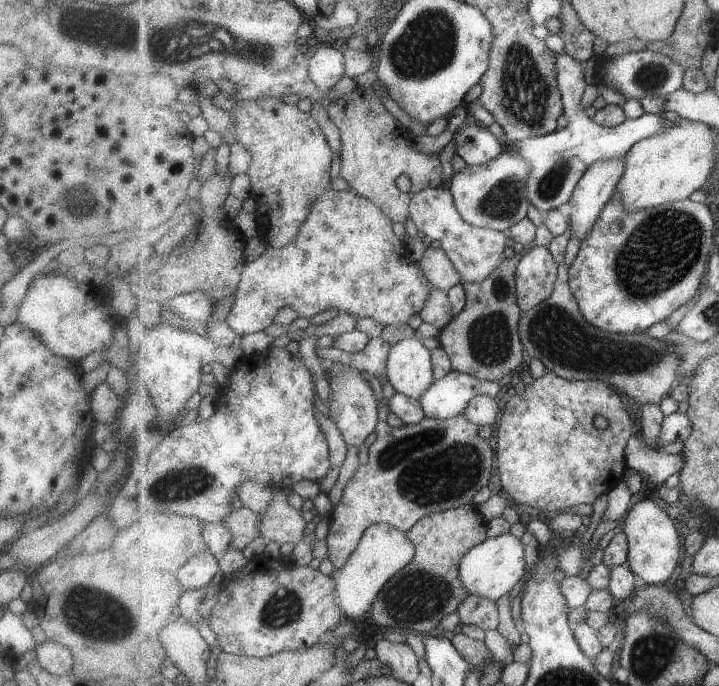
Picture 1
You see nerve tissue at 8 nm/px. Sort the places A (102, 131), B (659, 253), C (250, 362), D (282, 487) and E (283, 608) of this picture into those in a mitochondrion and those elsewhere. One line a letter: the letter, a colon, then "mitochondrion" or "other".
A: other
B: mitochondrion
C: other
D: other
E: mitochondrion

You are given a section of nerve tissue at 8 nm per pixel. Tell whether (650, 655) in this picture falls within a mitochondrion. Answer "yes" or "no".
yes

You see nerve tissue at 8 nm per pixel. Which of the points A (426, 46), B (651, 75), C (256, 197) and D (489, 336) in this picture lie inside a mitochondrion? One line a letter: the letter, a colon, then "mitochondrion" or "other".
A: mitochondrion
B: mitochondrion
C: other
D: mitochondrion

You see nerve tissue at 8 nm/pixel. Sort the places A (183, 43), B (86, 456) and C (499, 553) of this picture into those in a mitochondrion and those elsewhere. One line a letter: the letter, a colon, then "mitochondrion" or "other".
A: mitochondrion
B: other
C: other

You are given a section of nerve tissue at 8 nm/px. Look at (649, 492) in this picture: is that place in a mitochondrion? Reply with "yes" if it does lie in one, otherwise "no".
no

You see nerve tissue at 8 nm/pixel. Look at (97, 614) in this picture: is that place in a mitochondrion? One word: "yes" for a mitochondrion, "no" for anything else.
yes

